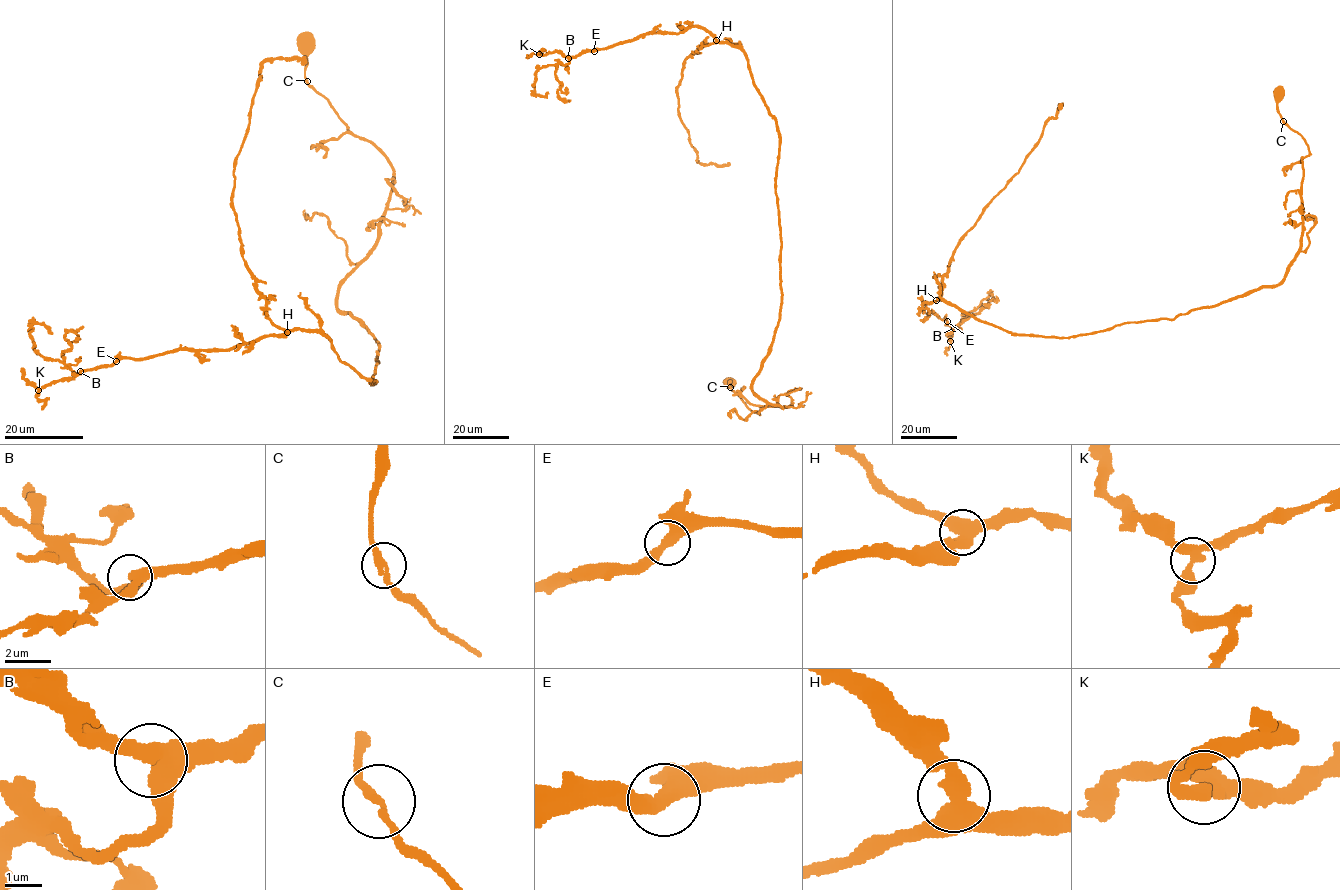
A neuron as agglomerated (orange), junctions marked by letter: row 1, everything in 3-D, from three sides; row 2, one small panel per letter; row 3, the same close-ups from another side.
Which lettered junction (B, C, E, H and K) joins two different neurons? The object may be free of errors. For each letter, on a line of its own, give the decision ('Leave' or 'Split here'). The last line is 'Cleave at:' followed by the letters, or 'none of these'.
B: Leave
C: Leave
E: Leave
H: Leave
K: Leave
Cleave at: none of these

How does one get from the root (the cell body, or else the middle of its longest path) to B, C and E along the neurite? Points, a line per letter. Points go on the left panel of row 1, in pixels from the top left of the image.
B: (305, 42), (306, 82), (393, 171), (378, 241), (337, 297), (378, 343), (375, 382), (302, 329), (80, 371)
C: (305, 42), (306, 80)
E: (305, 42), (306, 82), (393, 171), (378, 241), (337, 297), (378, 343), (375, 382), (302, 329), (116, 361)

